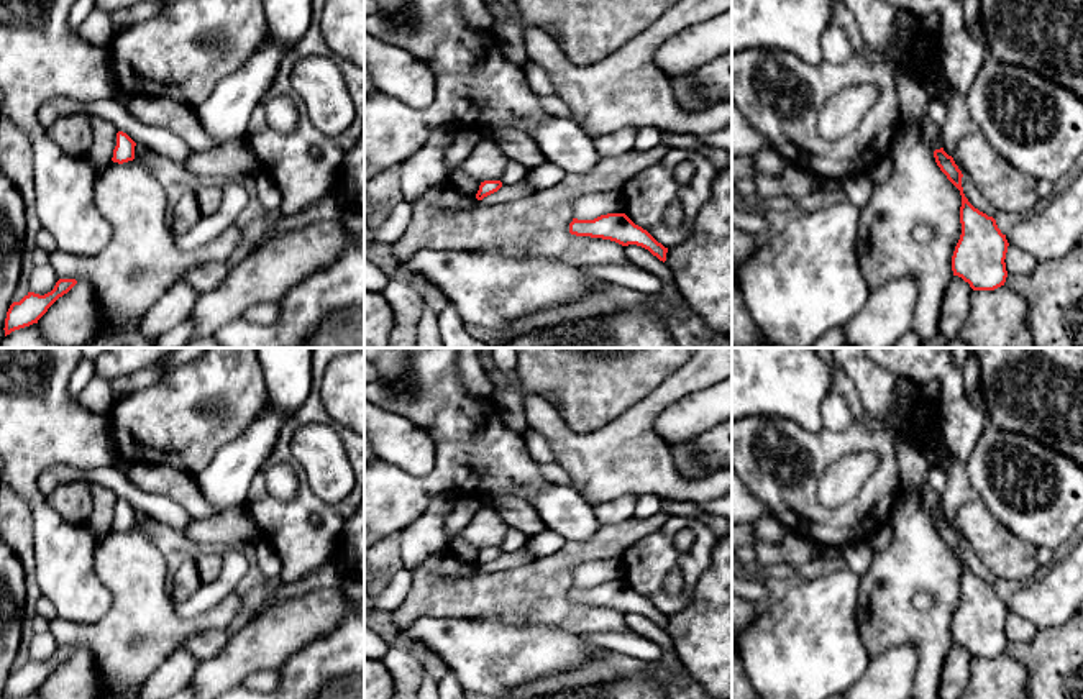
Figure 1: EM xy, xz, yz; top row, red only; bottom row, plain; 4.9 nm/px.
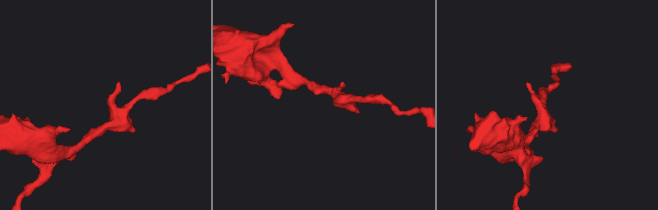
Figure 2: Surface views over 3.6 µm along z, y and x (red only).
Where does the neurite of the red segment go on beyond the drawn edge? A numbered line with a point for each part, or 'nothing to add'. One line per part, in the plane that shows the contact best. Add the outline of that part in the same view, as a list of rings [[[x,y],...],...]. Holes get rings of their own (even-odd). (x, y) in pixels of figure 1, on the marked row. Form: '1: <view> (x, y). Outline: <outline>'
nothing to add

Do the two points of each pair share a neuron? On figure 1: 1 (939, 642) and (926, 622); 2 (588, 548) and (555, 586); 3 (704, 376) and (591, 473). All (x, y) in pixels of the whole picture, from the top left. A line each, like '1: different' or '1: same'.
1: same
2: same
3: same

